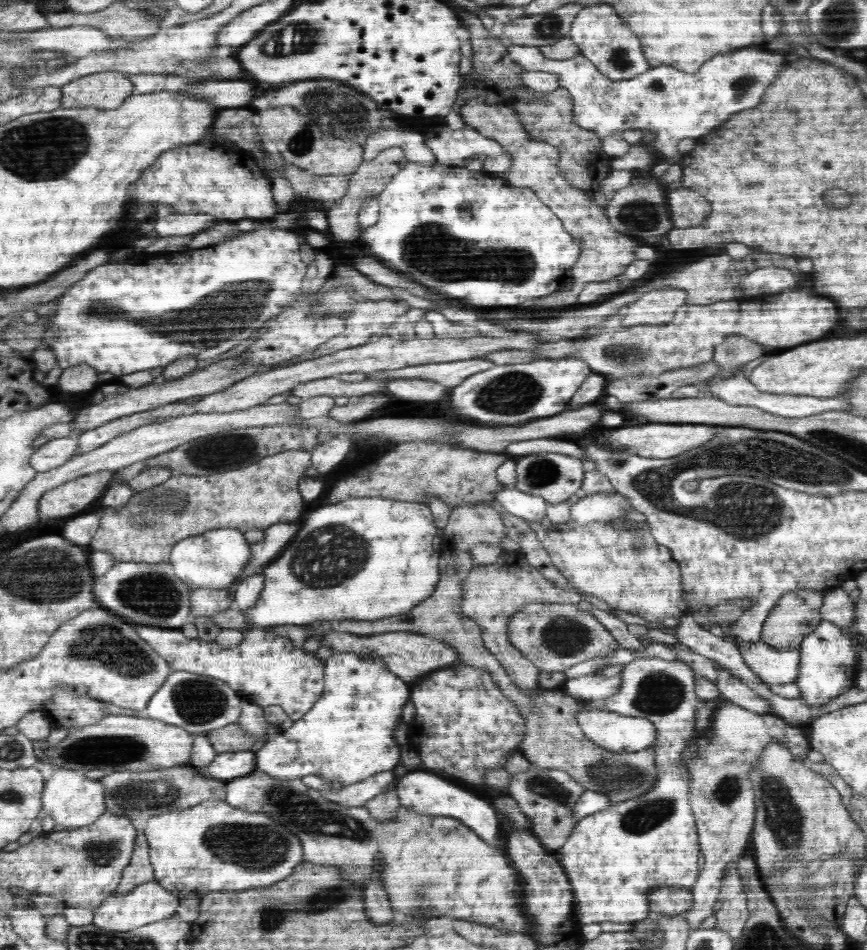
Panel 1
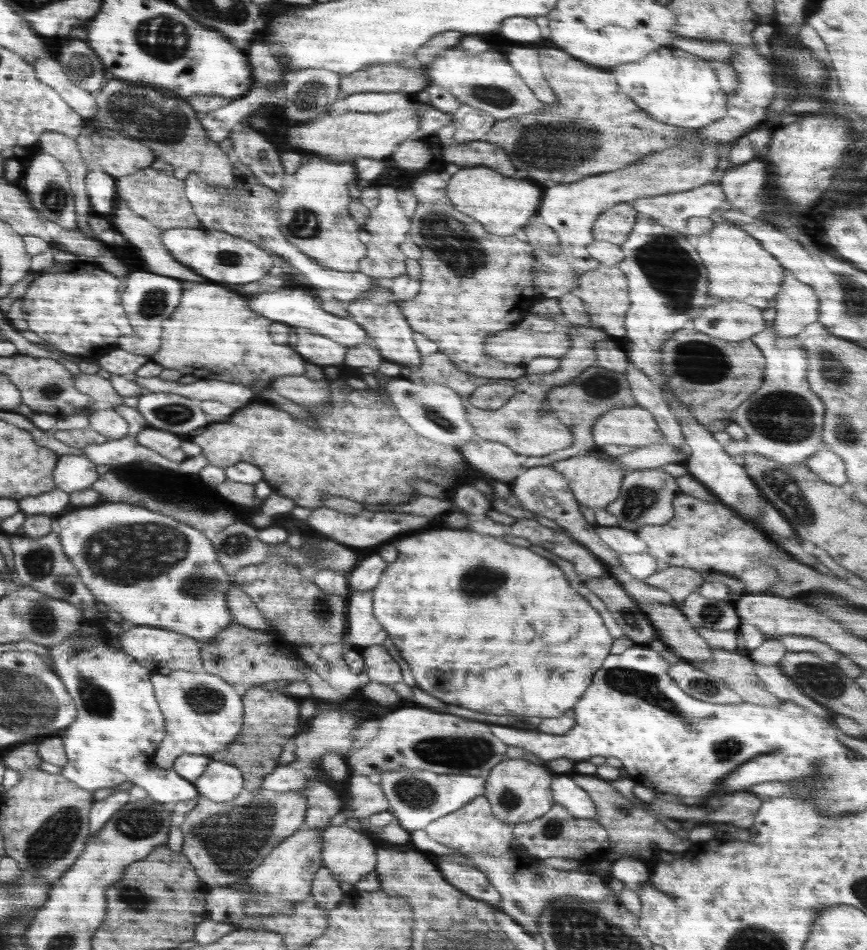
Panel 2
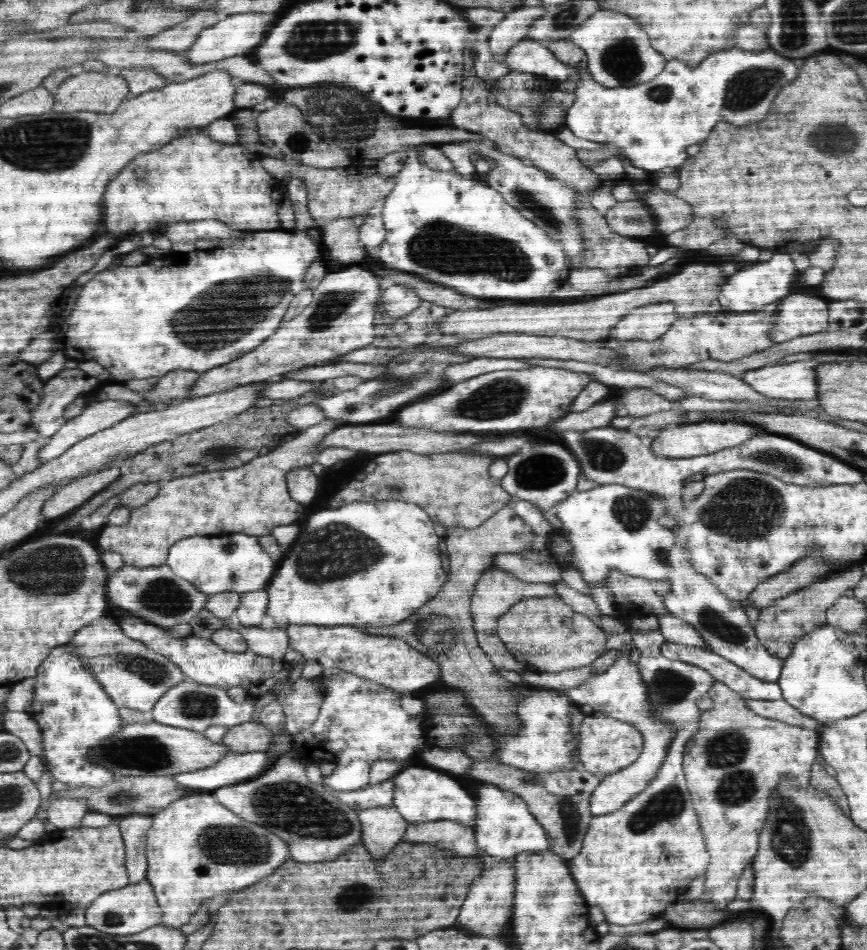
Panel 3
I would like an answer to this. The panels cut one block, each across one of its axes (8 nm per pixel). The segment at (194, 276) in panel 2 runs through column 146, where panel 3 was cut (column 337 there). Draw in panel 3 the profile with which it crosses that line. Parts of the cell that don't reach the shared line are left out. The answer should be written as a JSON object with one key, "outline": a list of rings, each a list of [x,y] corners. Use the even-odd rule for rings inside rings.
{"outline":[[[364,216],[338,218],[321,228],[324,232],[324,245],[328,248],[327,268],[342,268],[360,263],[365,255],[365,248],[360,242],[360,226]]]}

